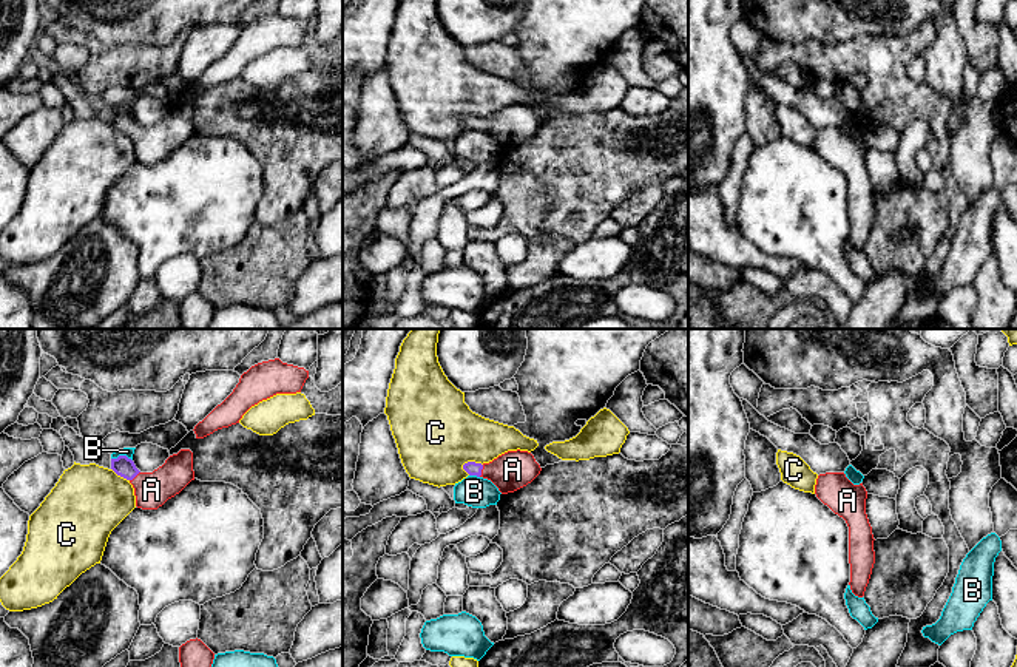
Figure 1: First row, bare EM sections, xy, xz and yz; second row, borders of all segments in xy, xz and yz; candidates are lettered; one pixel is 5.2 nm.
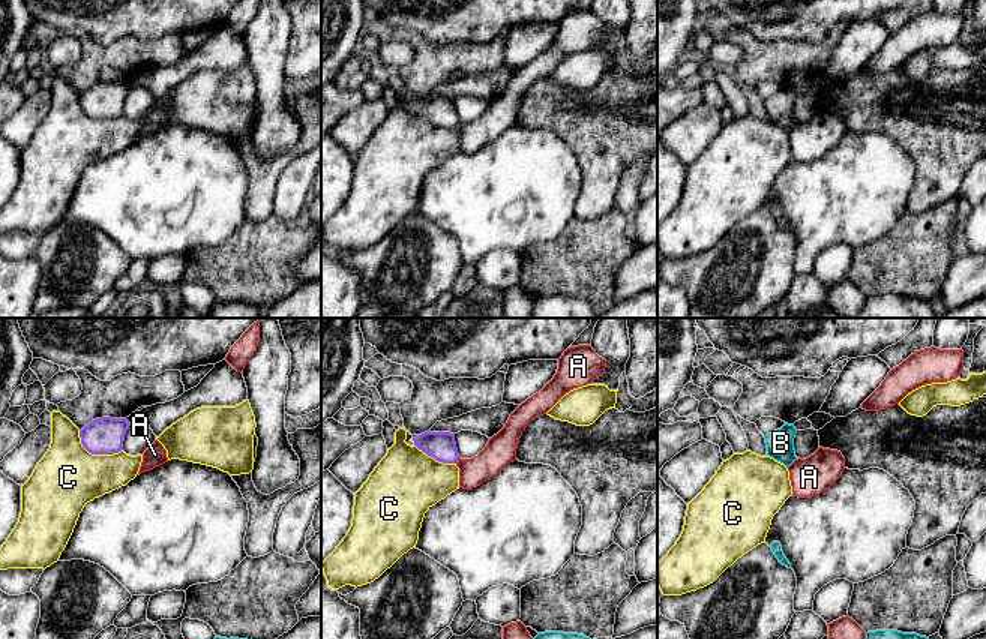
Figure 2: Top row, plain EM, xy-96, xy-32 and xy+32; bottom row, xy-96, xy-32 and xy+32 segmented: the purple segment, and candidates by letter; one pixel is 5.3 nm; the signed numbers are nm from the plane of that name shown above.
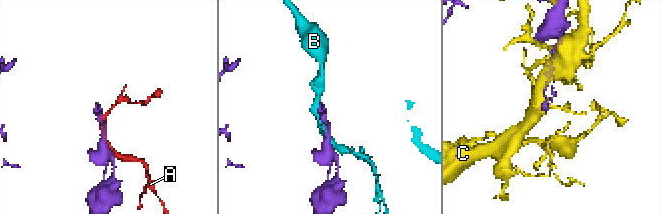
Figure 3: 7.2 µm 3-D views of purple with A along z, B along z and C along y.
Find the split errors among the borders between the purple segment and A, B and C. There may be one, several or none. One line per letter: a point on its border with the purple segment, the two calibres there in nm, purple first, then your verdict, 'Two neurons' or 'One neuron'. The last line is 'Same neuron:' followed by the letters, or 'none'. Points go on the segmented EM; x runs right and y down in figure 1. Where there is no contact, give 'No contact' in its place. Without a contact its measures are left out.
A: Touches purple at xz (480, 471). Thickness 70 nm (purple) against 200 nm. One neuron
B: Touches purple at xy (122, 456). Thickness 110 nm (purple) against 50 nm. Two neurons
C: Touches purple at xz (471, 462). Thickness 70 nm (purple) against 440 nm. Two neurons
Same neuron: A

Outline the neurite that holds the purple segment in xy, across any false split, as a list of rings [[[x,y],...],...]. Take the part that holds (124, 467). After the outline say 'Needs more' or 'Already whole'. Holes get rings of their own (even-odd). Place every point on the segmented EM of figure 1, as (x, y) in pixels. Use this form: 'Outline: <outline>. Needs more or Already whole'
Outline: [[[181,449],[170,455],[153,472],[140,472],[127,455],[111,459],[111,469],[133,485],[136,506],[142,510],[157,510],[194,480],[193,452],[190,449]]]. Needs more

